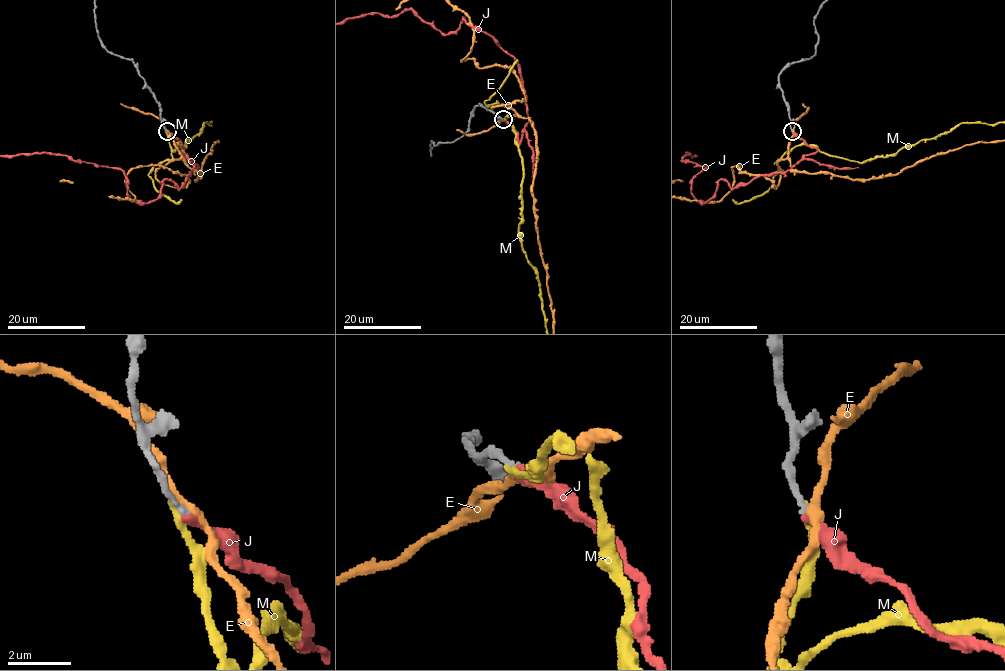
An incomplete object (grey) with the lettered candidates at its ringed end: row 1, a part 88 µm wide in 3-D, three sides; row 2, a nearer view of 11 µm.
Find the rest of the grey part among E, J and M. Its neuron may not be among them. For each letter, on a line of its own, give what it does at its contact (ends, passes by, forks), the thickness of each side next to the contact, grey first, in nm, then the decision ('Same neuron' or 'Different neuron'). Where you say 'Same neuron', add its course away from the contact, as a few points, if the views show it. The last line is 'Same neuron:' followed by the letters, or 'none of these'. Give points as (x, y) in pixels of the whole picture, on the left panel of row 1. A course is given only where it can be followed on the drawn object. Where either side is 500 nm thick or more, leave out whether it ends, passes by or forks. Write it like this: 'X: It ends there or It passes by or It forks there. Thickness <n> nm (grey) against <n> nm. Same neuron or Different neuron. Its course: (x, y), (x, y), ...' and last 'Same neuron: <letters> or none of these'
E: It passes by. Thickness 220 nm (grey) against 280 nm. Different neuron
J: It ends there. Thickness 220 nm (grey) against 300 nm. Same neuron. Its course: (166, 132), (194, 168), (155, 200), (133, 201), (119, 169), (65, 155)
M: It ends there. Thickness 240 nm (grey) against 260 nm. Different neuron
Same neuron: J

